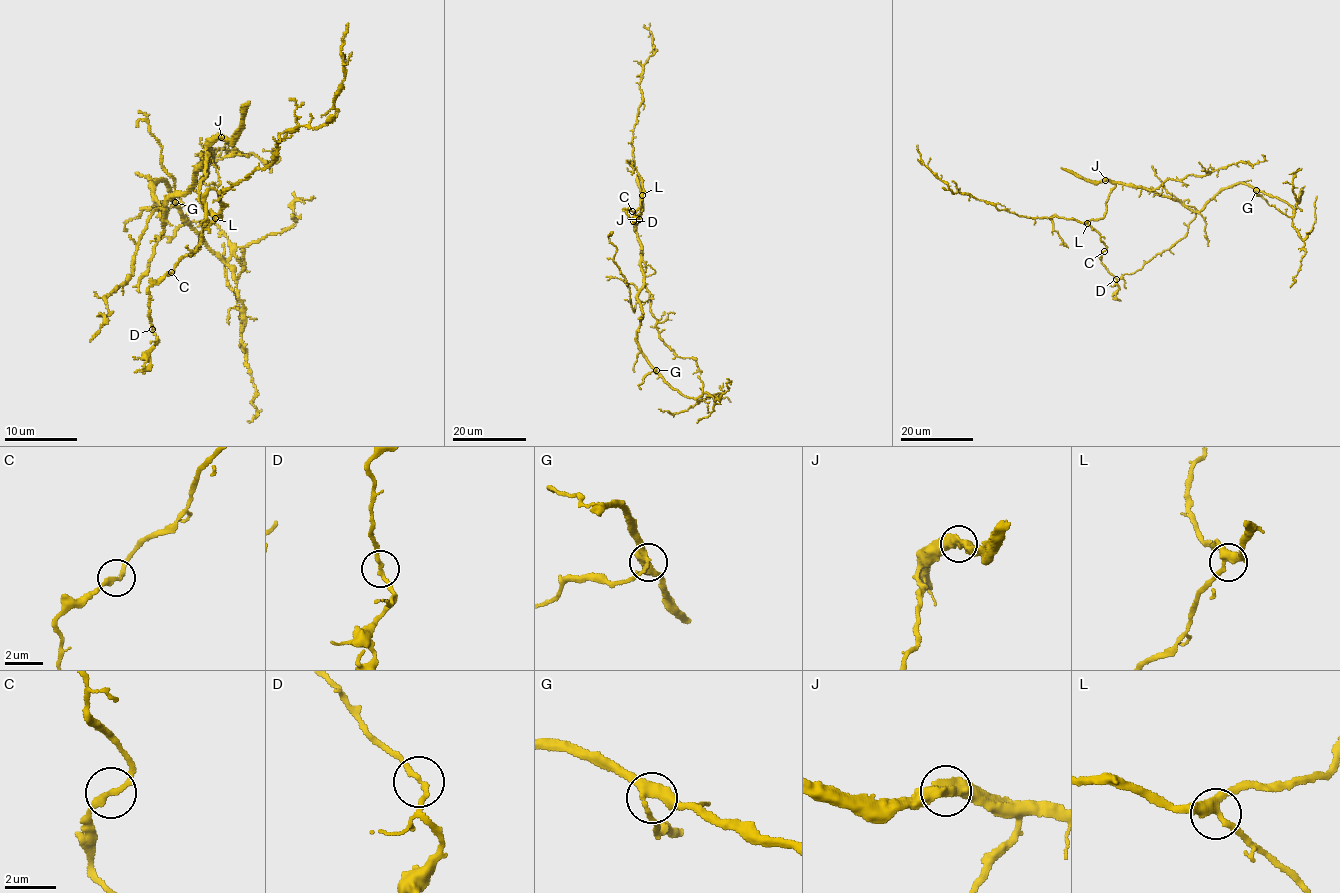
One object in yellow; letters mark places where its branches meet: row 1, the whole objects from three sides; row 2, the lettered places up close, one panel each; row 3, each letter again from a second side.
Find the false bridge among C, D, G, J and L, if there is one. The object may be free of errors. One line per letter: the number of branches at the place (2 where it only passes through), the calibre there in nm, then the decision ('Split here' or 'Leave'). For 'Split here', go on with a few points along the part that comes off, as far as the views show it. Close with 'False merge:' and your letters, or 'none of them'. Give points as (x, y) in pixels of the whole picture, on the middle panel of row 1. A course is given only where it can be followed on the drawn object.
C: Branches: 2. Thickness 220 nm. Leave
D: Branches: 2. Thickness 190 nm. Leave
G: Branches: 3. Thickness 400 nm. Leave
J: Branches: 2. Thickness 480 nm. Leave
L: Branches: 3. Thickness 360 nm. Leave
False merge: none of them

